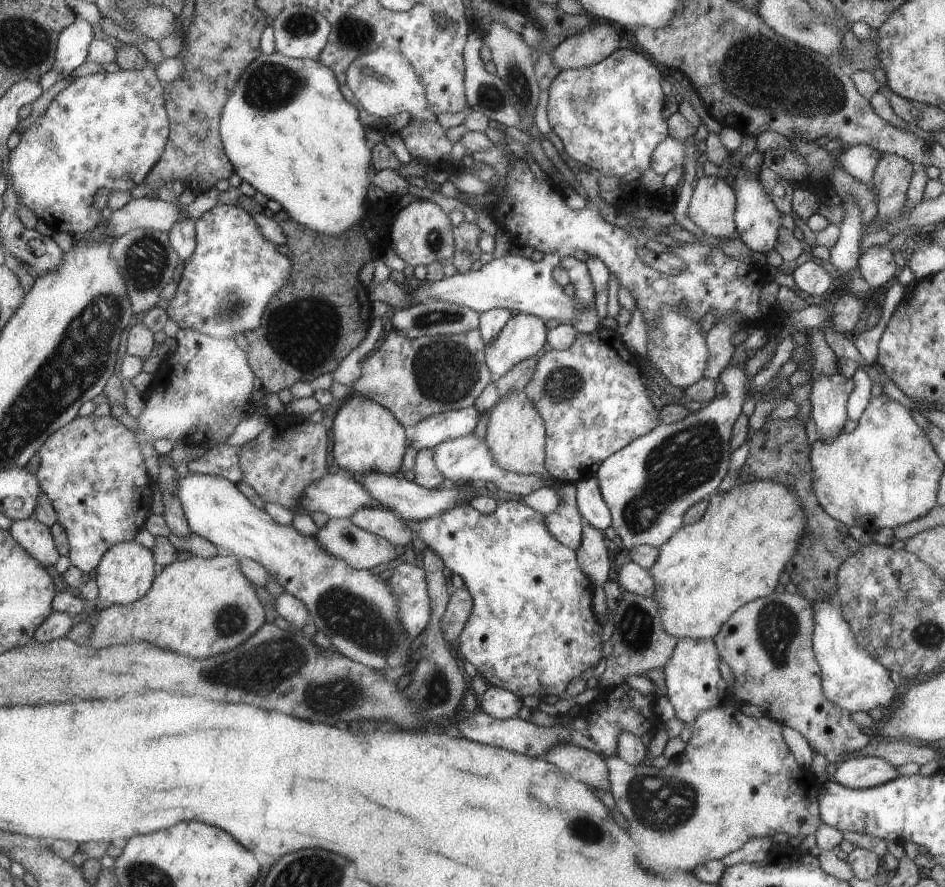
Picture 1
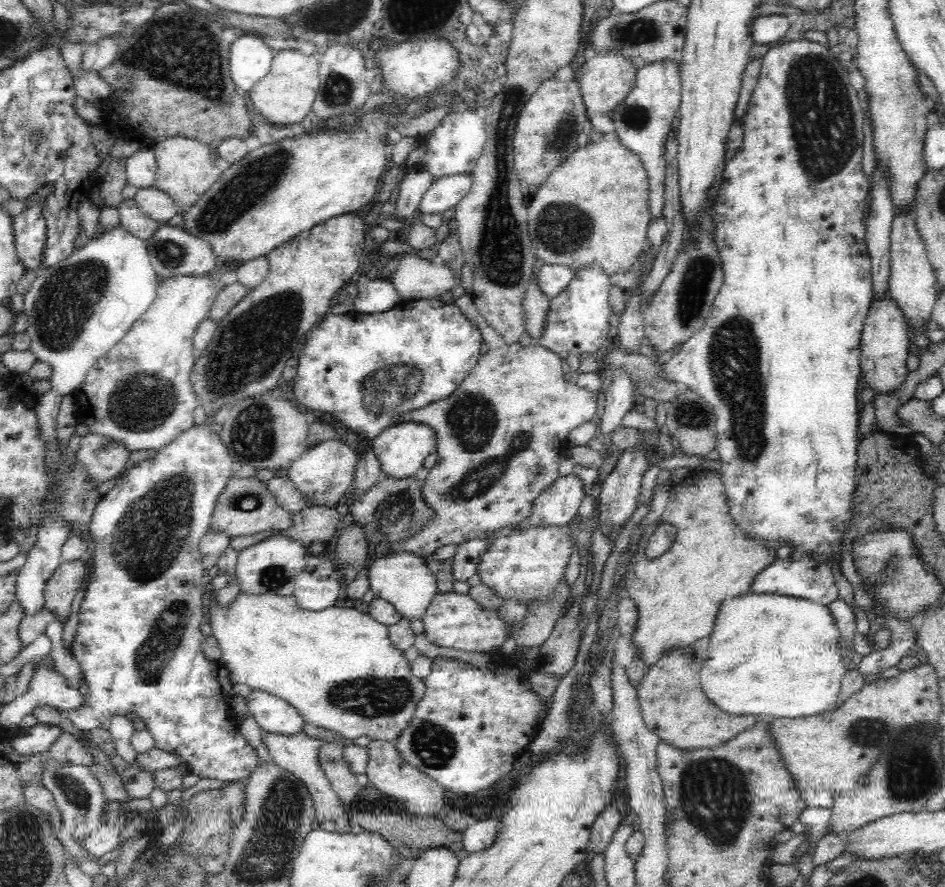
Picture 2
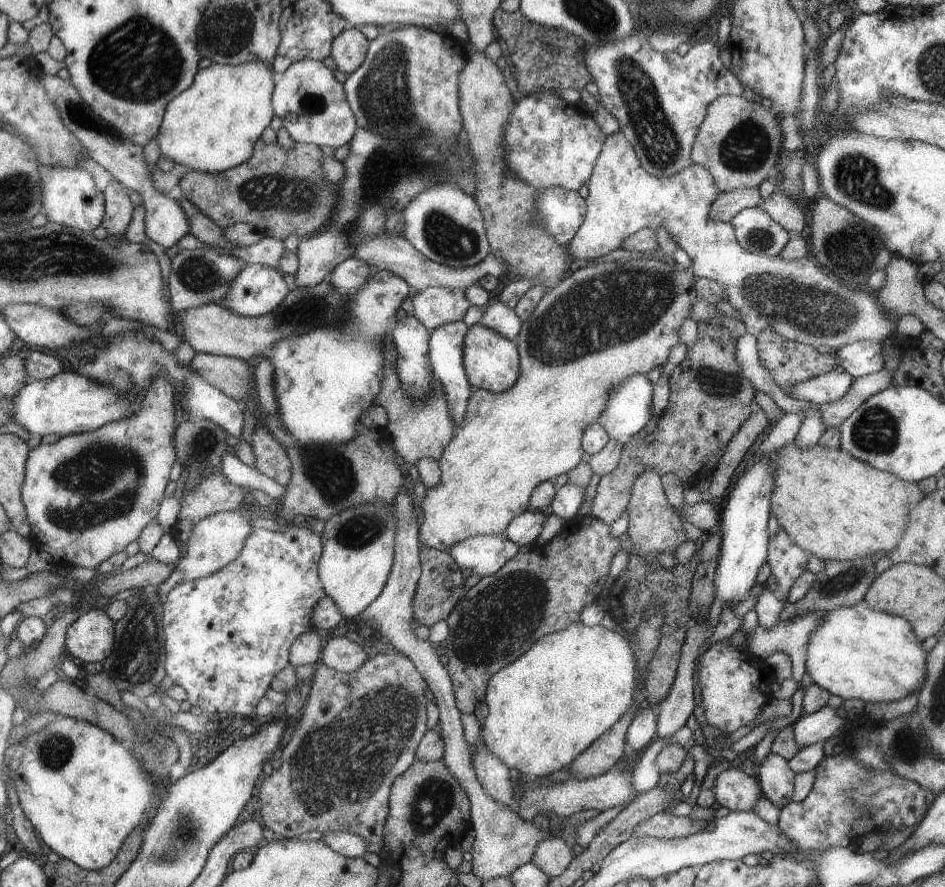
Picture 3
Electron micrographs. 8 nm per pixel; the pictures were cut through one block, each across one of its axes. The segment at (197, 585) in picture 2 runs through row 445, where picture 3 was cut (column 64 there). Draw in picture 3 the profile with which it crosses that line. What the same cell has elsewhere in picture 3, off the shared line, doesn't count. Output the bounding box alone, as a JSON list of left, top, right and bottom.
[43,166,106,232]

